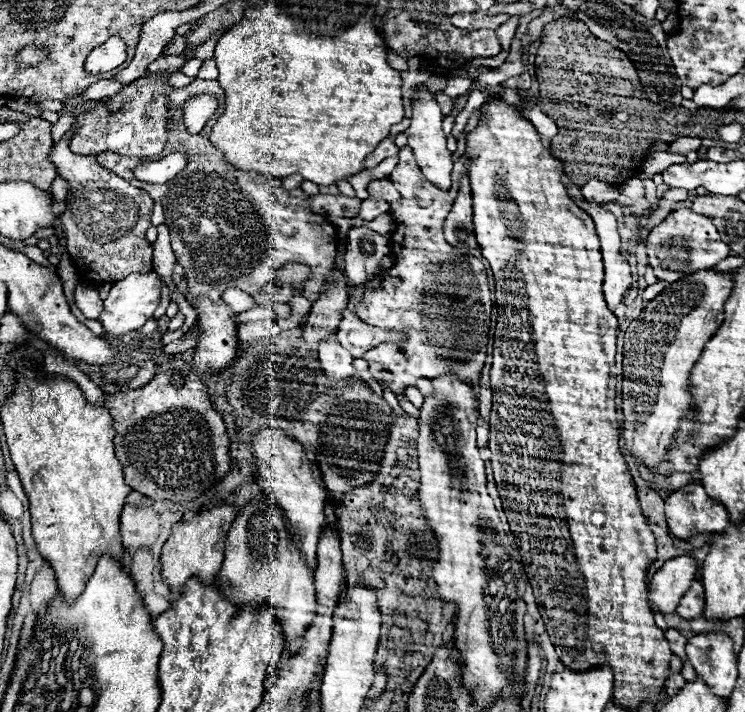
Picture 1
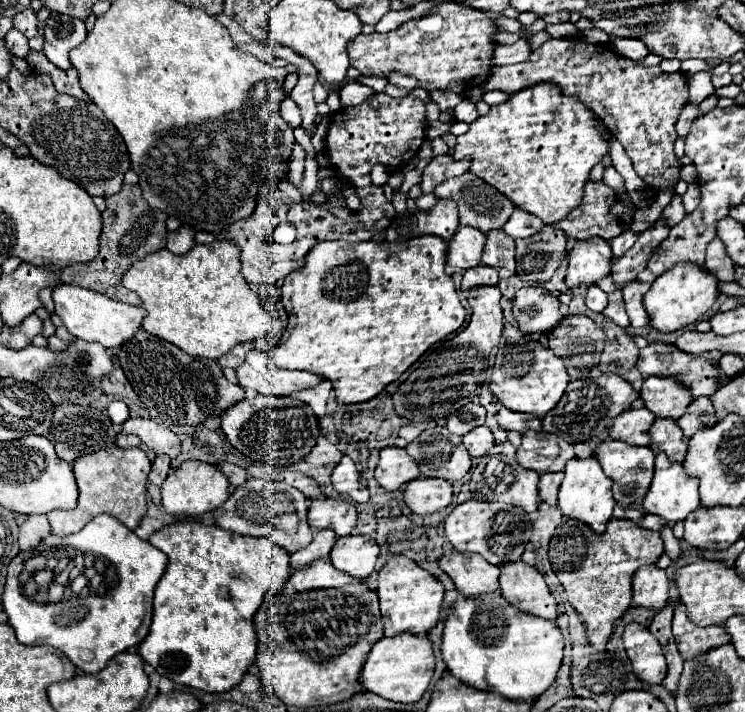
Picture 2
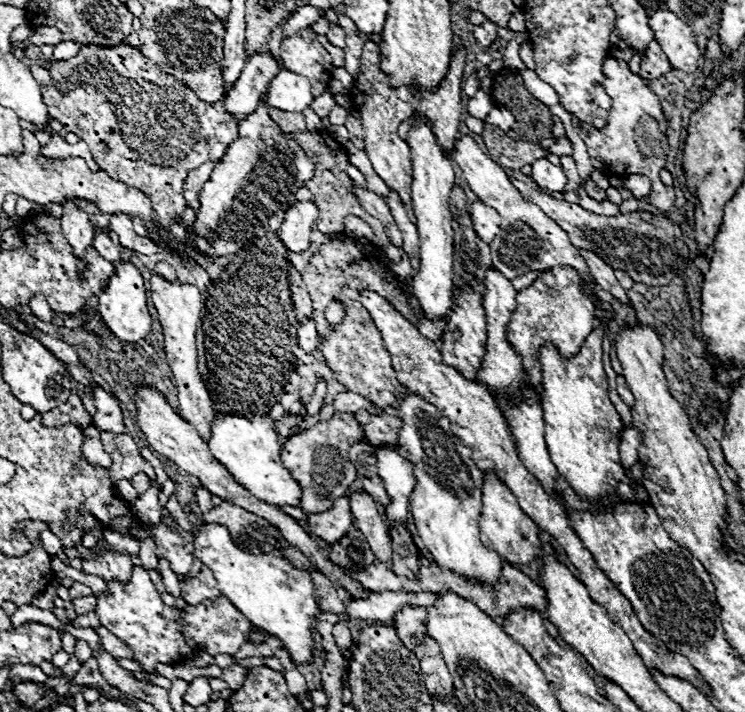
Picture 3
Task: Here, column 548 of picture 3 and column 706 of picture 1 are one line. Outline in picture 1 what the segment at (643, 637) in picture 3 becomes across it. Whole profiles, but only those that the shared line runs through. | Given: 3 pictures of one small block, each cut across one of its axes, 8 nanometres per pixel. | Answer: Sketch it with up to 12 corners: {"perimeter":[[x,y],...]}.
{"perimeter":[[702,484],[666,498],[668,534],[724,532],[728,512]]}

